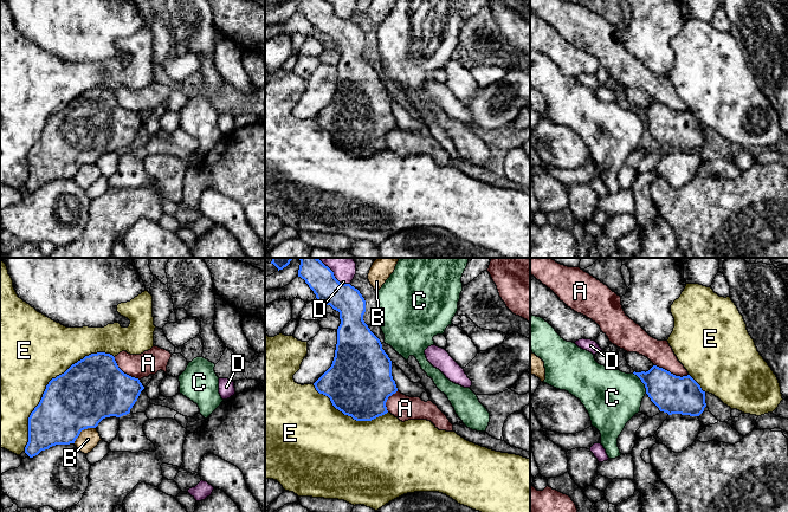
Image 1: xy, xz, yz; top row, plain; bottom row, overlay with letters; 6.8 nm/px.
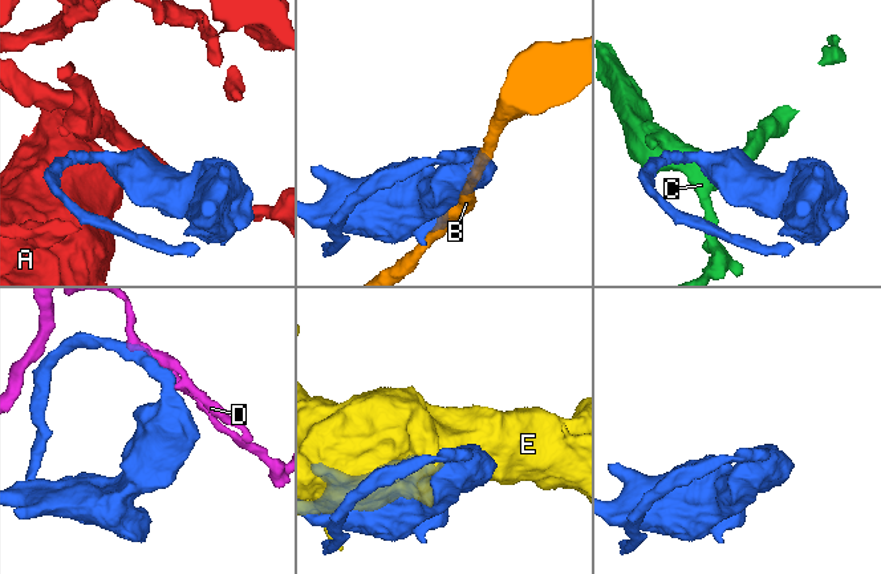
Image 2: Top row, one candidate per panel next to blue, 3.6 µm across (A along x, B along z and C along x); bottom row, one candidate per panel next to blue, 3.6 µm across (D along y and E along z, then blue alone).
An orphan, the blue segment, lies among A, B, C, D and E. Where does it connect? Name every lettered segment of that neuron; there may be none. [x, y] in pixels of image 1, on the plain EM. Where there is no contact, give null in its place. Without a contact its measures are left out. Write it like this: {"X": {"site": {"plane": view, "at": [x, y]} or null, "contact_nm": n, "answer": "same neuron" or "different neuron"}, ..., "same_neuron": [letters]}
{"A": {"site": {"plane": "yz", "at": [670, 108]}, "contact_nm": 240, "answer": "same neuron"}, "B": {"site": {"plane": "xy", "at": [82, 164]}, "contact_nm": 190, "answer": "different neuron"}, "C": {"site": {"plane": "yz", "at": [643, 117]}, "contact_nm": 170, "answer": "different neuron"}, "D": {"site": {"plane": "xz", "at": [335, 13]}, "contact_nm": 220, "answer": "different neuron"}, "E": {"site": {"plane": "xy", "at": [46, 121]}, "contact_nm": 900, "answer": "different neuron"}, "same_neuron": ["A"]}

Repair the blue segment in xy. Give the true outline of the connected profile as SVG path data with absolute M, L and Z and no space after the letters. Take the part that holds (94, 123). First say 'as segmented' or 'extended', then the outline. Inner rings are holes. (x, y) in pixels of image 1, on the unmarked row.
extended; M153 82L141 90L127 86L115 92L105 88L91 89L72 99L49 117L39 140L31 148L25 188L33 193L52 181L75 179L82 166L96 163L103 154L129 149L144 124L140 115L160 105L167 109L170 92L169 86Z

